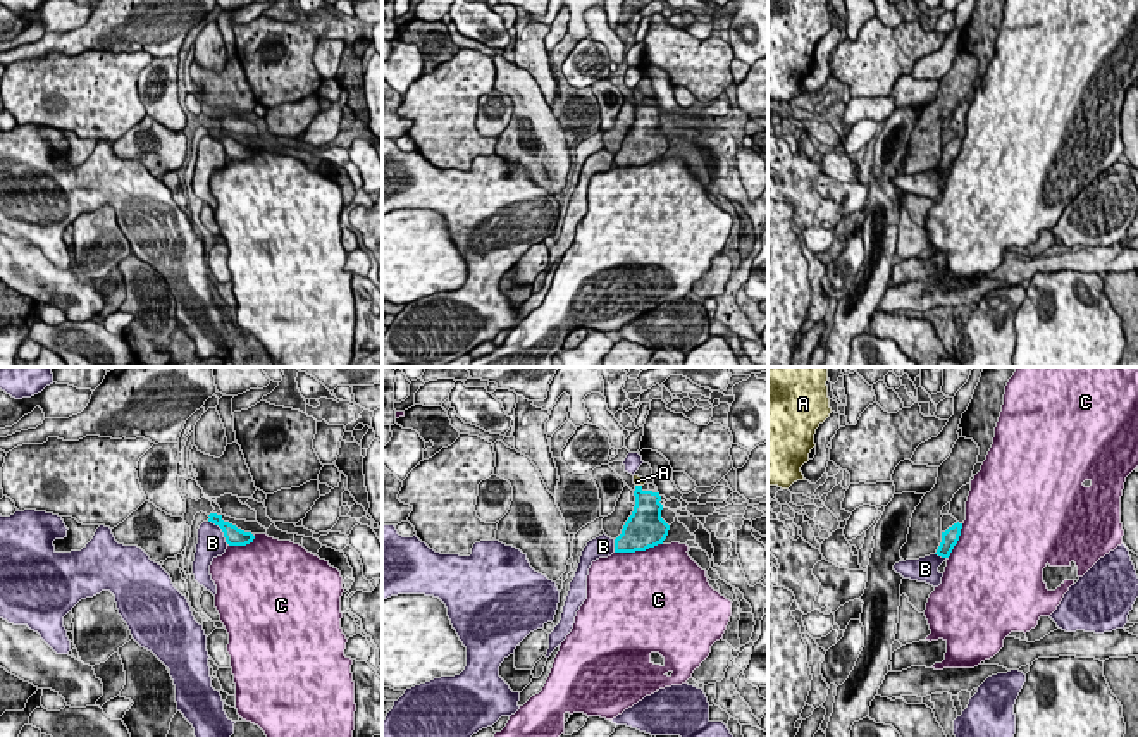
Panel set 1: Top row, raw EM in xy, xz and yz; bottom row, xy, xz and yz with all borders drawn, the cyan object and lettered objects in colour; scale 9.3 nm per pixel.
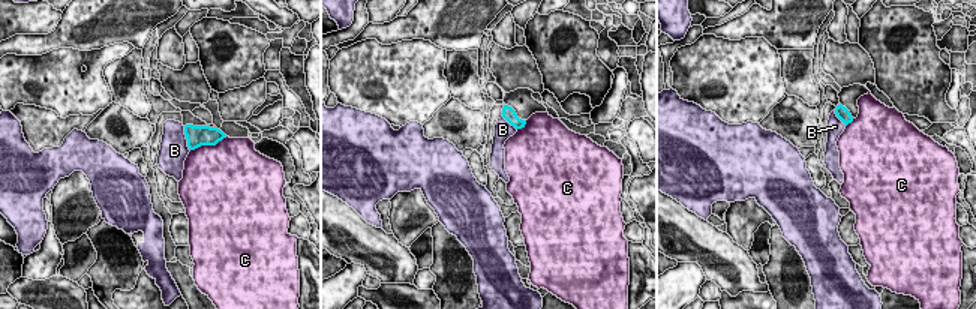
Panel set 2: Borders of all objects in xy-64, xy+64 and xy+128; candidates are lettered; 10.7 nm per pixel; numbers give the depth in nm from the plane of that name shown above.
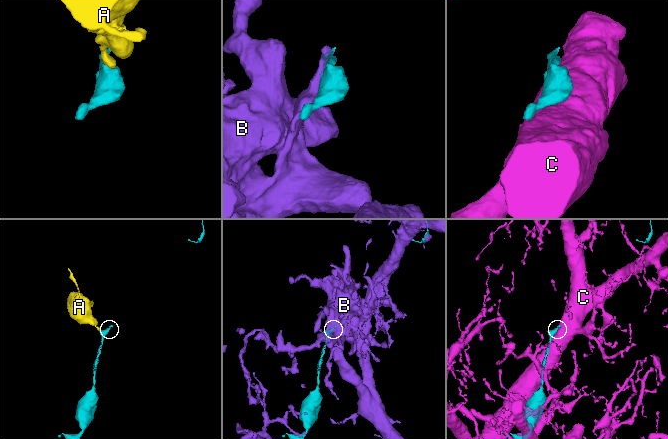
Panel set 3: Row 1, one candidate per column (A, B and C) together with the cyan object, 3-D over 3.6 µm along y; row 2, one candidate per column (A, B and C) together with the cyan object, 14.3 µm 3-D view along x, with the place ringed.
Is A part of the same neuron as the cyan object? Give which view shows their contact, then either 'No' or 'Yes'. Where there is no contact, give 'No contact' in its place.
Touches cyan in xz. Yes

